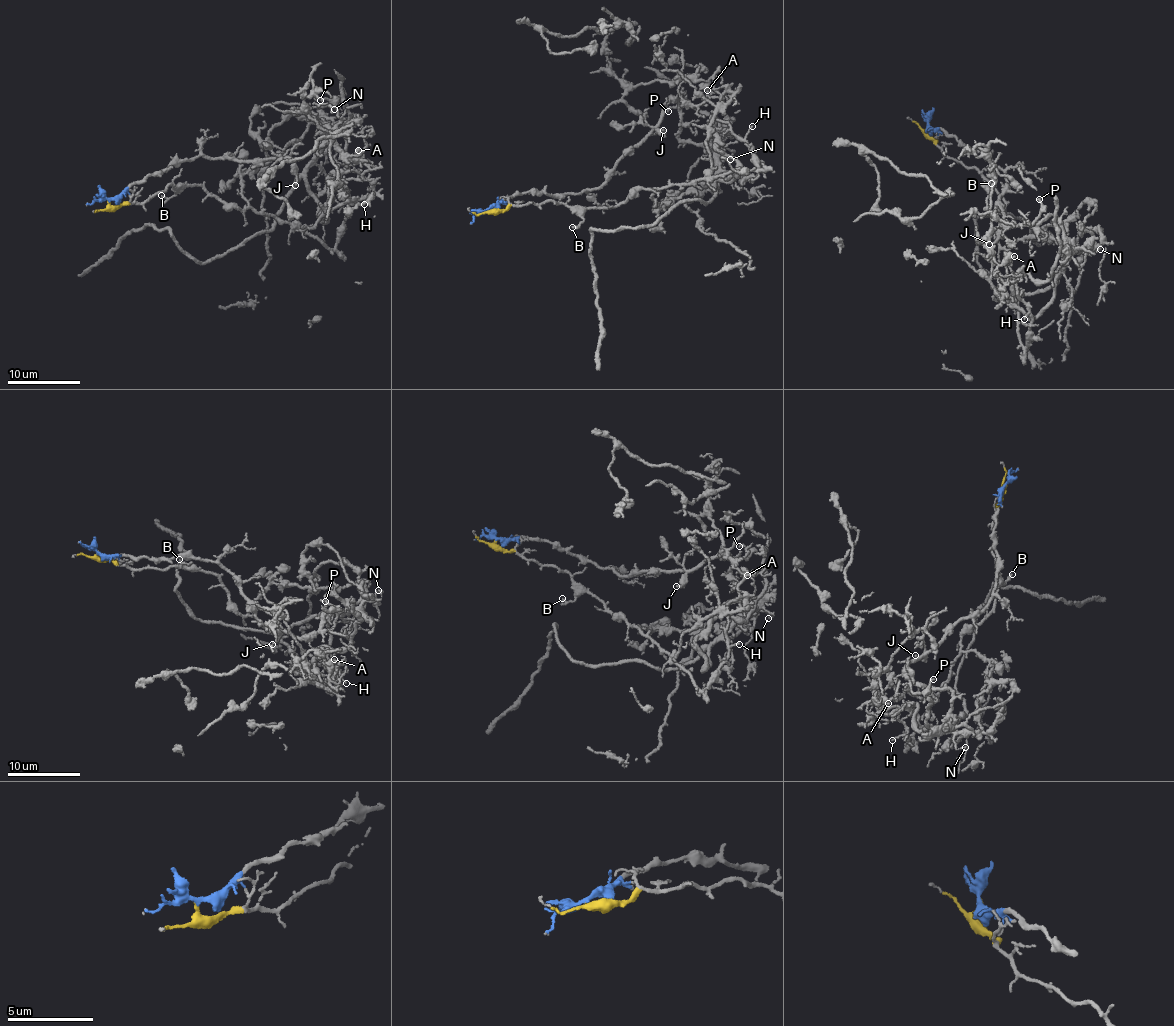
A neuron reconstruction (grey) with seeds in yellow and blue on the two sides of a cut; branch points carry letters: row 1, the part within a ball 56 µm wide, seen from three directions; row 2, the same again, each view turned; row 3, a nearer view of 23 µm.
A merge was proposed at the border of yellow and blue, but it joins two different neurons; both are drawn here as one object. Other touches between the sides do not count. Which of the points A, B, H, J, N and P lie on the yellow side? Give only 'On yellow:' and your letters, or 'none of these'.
On yellow: A, B, H

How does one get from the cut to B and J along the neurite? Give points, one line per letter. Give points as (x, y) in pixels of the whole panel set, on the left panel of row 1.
B: (108, 201), (115, 206), (136, 204), (173, 186), (175, 195), (169, 197), (161, 195)
J: (108, 201), (131, 185), (204, 154), (249, 161), (276, 156), (291, 158), (295, 185)

